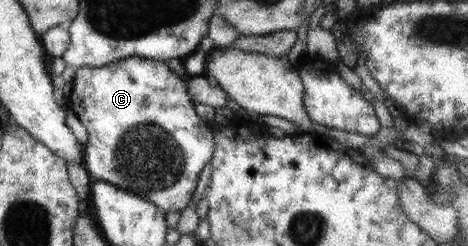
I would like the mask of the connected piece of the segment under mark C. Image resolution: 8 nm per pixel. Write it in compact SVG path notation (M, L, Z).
M129 57L107 63L105 66L90 67L82 66L76 70L72 80L72 89L68 96L68 109L72 110L80 118L88 132L88 140L84 146L83 166L87 169L91 181L105 181L114 184L116 187L123 187L125 190L133 191L135 194L148 198L155 203L166 214L168 212L181 212L193 197L196 197L195 190L198 186L198 178L201 171L209 166L208 162L212 159L214 147L214 132L210 122L202 119L195 111L195 103L187 92L186 82L174 71L170 71L165 61L148 59L143 57Z

